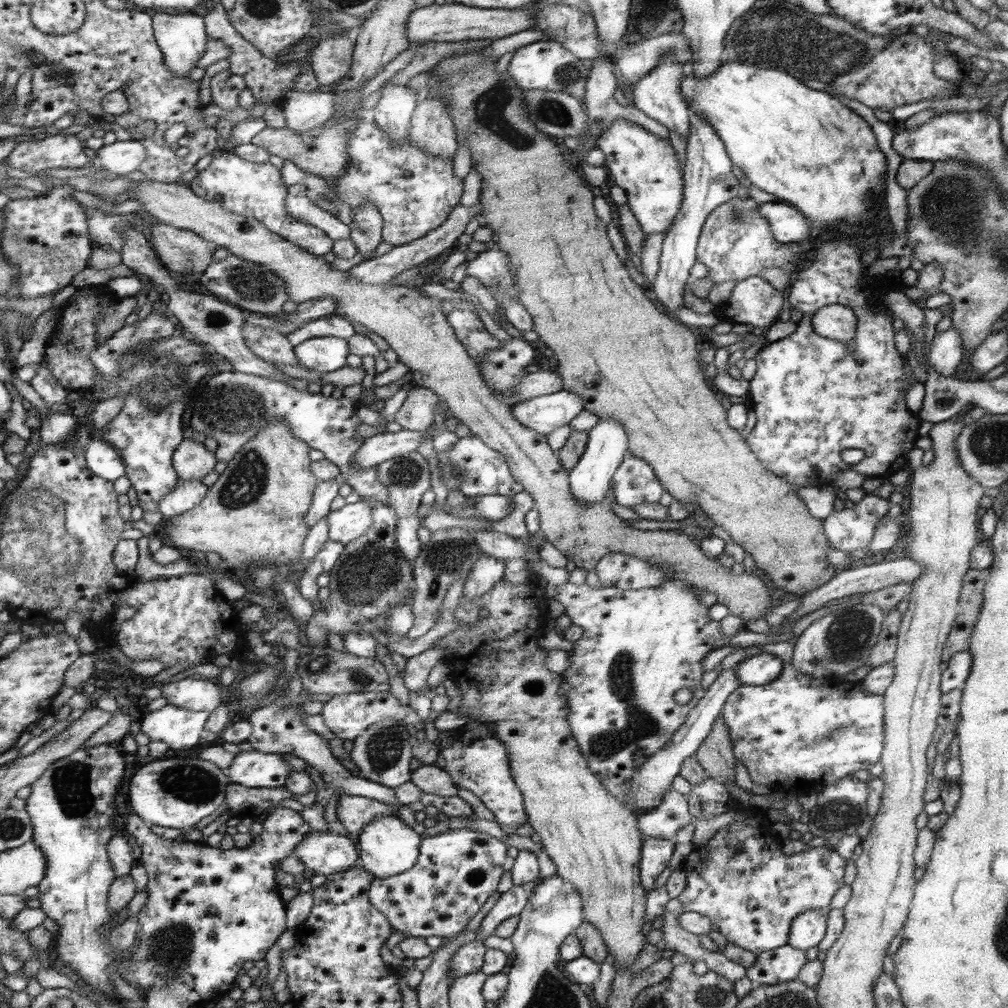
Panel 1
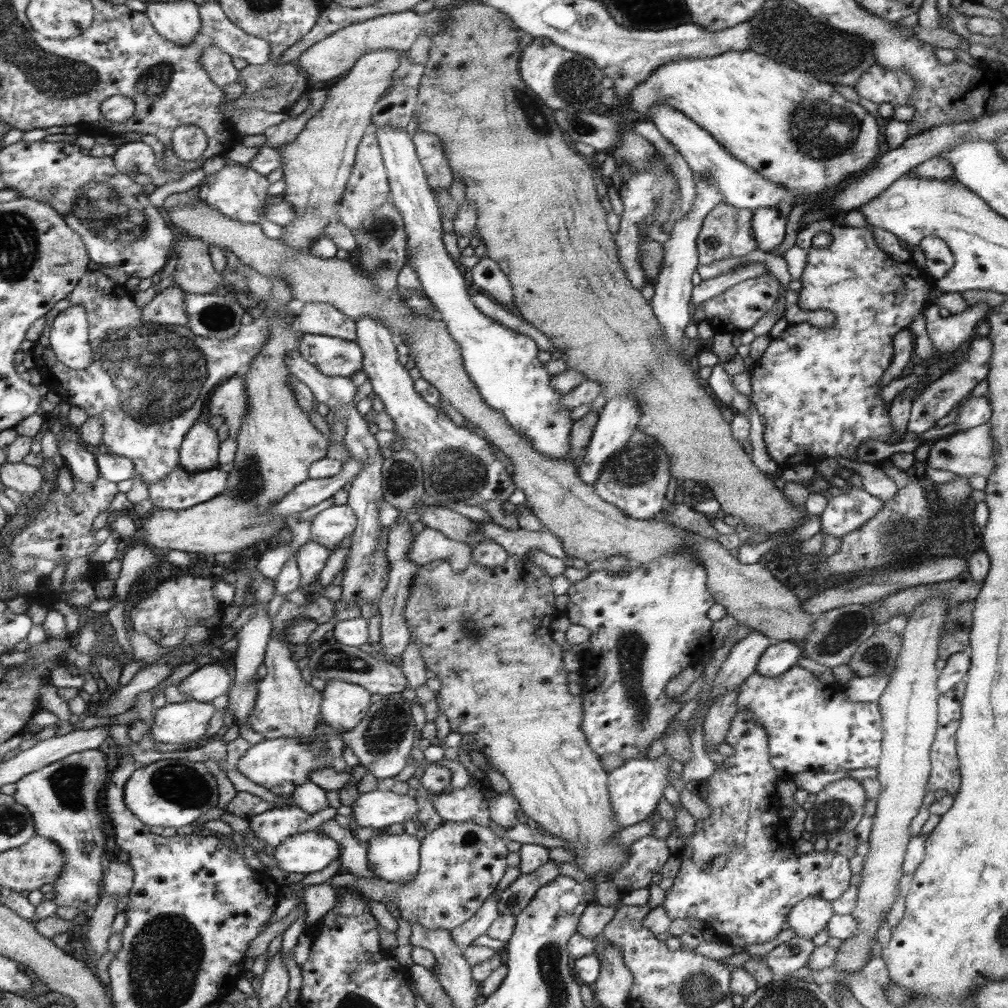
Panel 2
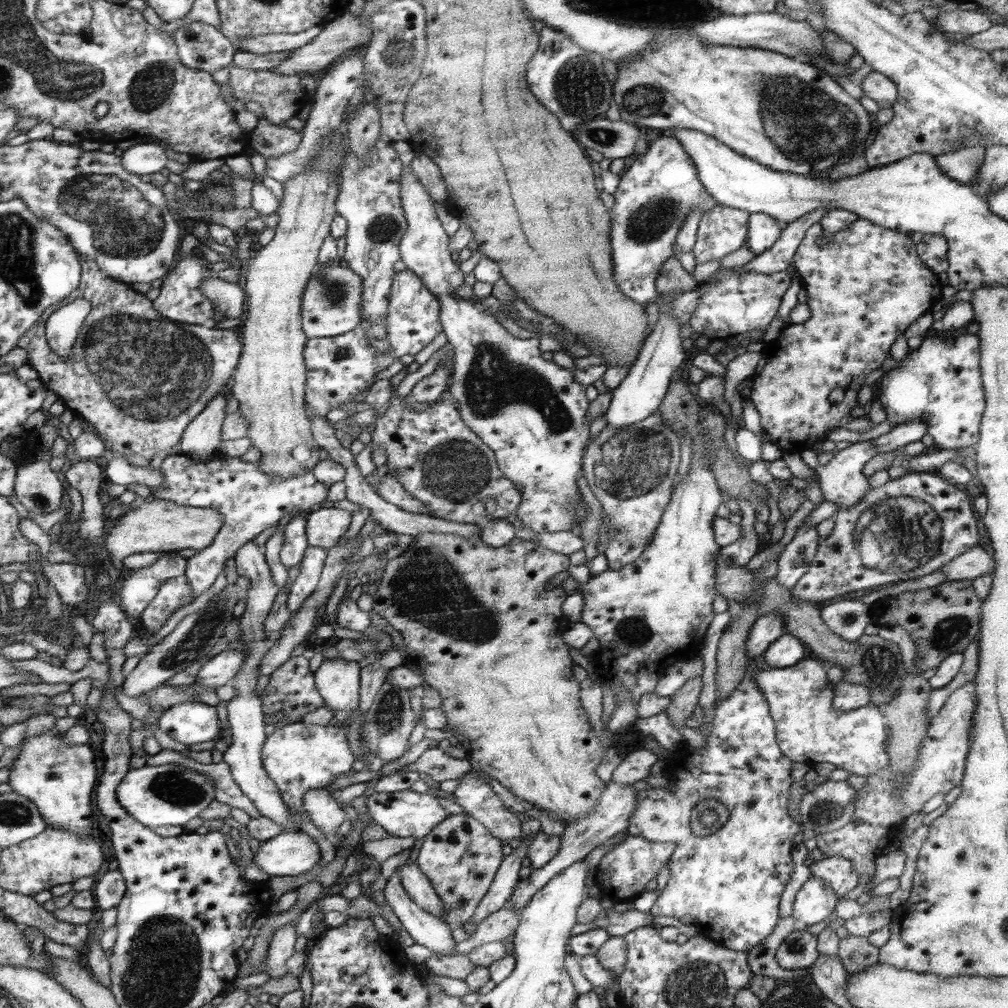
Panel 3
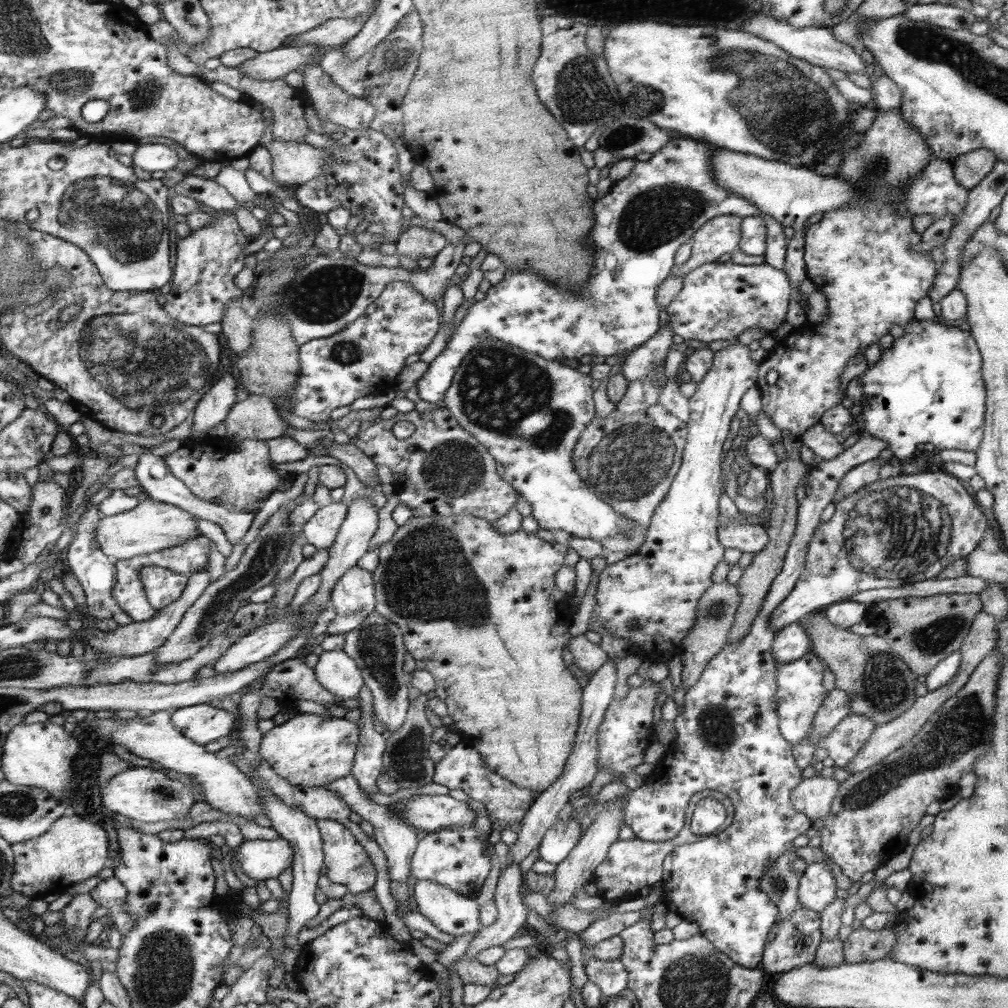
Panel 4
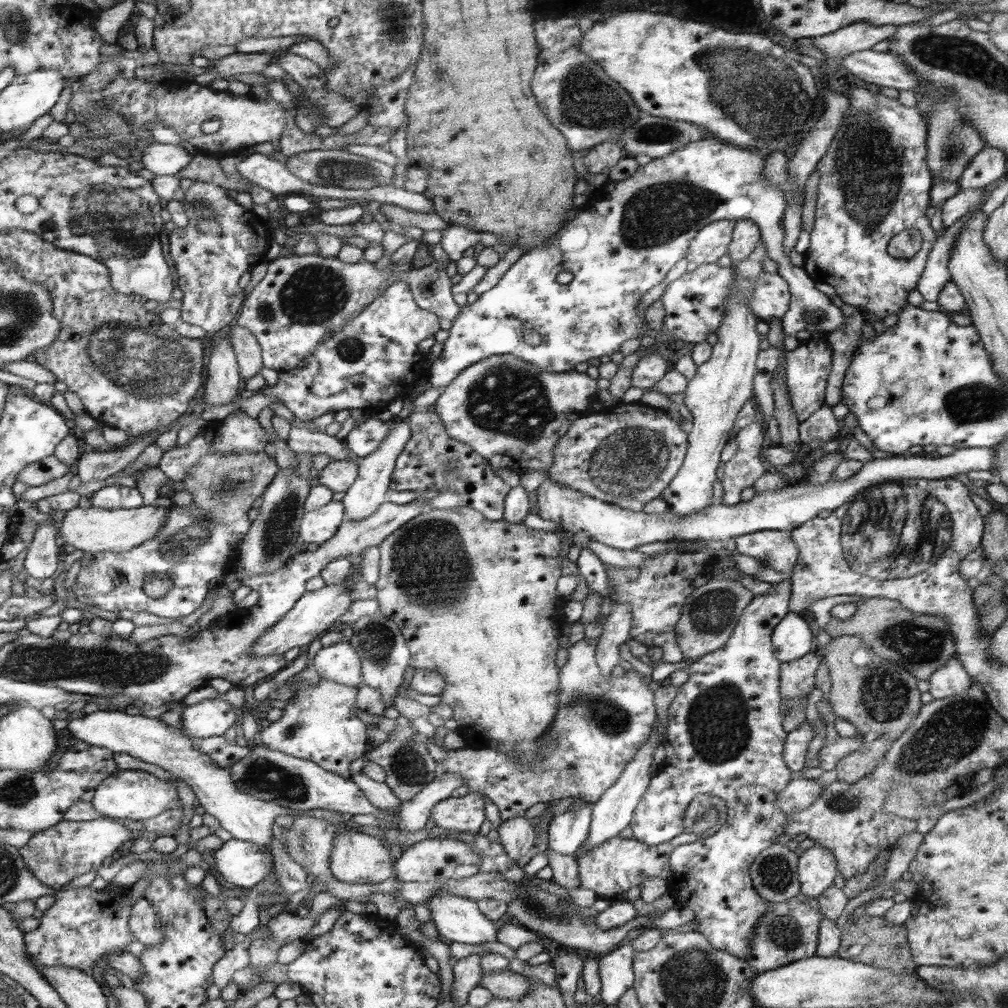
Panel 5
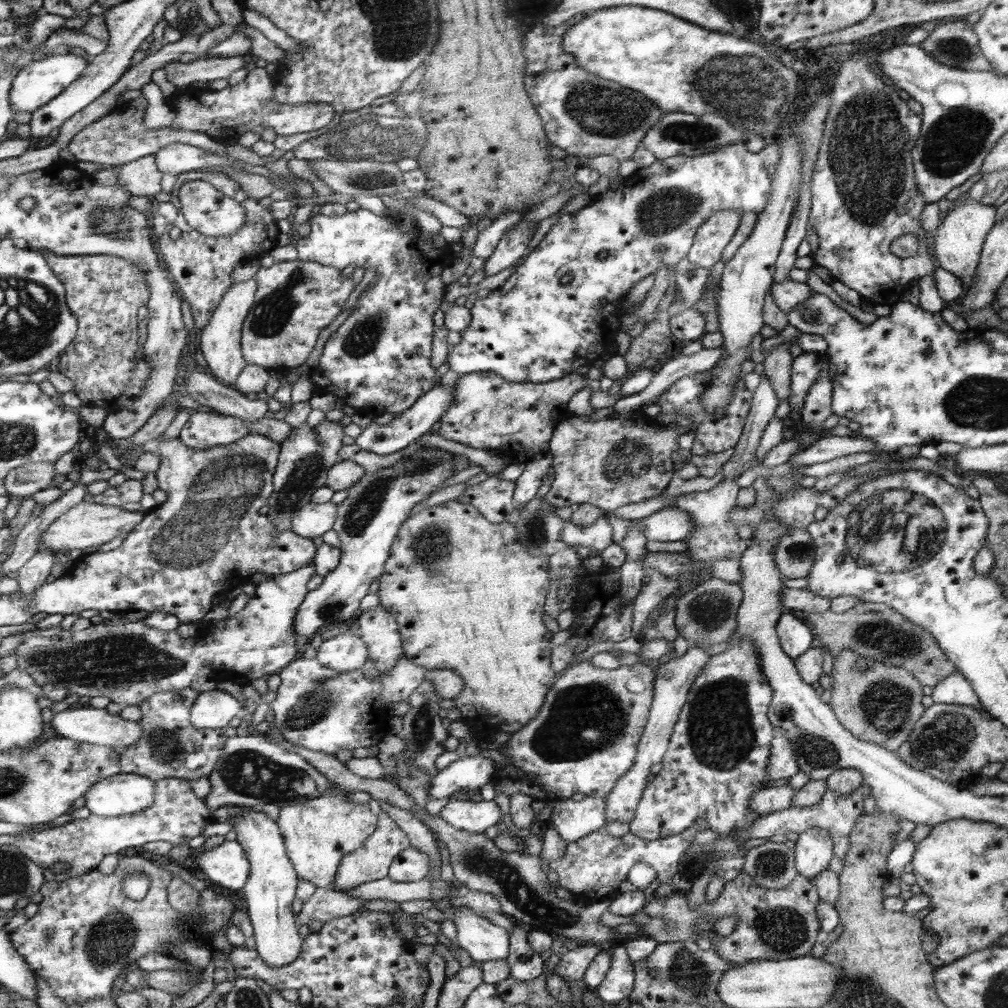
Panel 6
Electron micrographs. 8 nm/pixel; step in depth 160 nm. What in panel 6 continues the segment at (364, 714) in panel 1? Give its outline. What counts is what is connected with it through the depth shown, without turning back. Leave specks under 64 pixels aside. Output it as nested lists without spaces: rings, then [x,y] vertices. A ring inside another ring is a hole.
[[[347,630],[334,638],[324,640],[317,651],[318,663],[338,673],[358,670],[369,658],[369,644],[361,636],[352,635]]]

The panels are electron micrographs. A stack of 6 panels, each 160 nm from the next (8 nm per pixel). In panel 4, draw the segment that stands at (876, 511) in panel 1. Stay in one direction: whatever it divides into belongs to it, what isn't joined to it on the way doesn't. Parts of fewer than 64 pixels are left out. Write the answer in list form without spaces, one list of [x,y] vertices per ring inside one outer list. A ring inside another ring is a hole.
[[[820,421],[800,434],[803,444],[812,449],[815,456],[824,460],[836,458],[845,449],[836,438],[837,435],[826,429],[826,426],[822,425]]]

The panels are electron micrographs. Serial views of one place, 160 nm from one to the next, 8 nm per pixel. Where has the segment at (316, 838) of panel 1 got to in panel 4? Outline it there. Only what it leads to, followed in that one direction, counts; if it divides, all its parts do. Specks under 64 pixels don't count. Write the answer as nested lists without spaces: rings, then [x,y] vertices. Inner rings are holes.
[[[282,837],[275,840],[245,840],[238,849],[240,868],[254,880],[277,878],[281,872],[293,865],[293,847]]]

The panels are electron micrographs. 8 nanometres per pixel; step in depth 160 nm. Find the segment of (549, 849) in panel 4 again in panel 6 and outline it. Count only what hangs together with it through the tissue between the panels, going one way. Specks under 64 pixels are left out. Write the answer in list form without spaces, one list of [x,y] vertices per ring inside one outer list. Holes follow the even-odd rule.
[[[605,797],[556,800],[550,822],[567,843],[580,840],[580,837],[601,830],[607,824]]]

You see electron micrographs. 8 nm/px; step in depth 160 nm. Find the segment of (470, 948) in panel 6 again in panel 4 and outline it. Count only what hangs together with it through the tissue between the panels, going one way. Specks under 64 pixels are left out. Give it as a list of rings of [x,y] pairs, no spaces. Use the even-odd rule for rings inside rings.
[[[417,880],[414,900],[418,913],[430,919],[442,932],[459,937],[476,934],[481,928],[475,896],[464,896],[434,881]]]

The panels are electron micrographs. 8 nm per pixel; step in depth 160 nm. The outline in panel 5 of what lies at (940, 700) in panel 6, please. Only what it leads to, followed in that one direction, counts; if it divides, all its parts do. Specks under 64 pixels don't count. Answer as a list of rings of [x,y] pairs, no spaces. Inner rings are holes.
[[[953,656],[928,678],[928,684],[930,685],[928,693],[934,700],[940,700],[970,690],[972,680],[962,668],[962,662],[958,662],[958,658]]]

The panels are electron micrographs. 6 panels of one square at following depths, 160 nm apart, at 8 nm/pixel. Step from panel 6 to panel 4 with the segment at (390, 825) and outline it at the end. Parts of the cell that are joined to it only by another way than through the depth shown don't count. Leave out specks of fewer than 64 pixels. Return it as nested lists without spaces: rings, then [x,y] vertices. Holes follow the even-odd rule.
[[[318,819],[318,828],[323,842],[324,862],[328,867],[326,876],[336,884],[343,884],[352,894],[359,894],[373,887],[376,882],[376,869],[364,847],[352,833],[337,820]]]

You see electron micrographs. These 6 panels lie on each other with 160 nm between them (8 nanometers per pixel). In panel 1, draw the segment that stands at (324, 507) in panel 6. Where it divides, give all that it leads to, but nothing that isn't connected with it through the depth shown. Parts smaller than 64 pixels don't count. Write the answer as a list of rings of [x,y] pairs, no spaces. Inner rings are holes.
[[[358,501],[344,505],[336,511],[330,511],[326,516],[328,519],[329,539],[347,545],[364,536],[373,526],[373,506],[366,501]]]

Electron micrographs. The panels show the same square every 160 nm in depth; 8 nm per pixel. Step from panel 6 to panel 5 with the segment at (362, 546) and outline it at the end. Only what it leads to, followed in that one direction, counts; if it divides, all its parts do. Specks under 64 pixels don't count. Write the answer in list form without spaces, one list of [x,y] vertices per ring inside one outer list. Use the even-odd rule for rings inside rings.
[[[352,564],[351,578],[341,580],[338,584],[326,585],[324,588],[316,592],[306,592],[304,596],[298,600],[297,604],[285,614],[282,621],[269,630],[261,640],[254,645],[254,655],[260,657],[272,657],[272,655],[284,655],[292,648],[300,647],[303,650],[310,646],[311,642],[318,640],[321,636],[333,629],[333,624],[338,622],[344,614],[348,612],[354,600],[352,590],[349,586],[357,584],[358,579],[362,579],[360,573],[361,565]]]

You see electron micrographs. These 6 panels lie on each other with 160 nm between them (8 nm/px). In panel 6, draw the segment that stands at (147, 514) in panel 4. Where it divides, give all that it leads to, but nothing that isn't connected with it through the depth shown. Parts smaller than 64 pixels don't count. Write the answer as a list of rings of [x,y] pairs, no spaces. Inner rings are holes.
[[[82,501],[48,525],[39,541],[41,548],[48,548],[54,553],[60,551],[67,553],[75,548],[83,551],[84,548],[90,548],[90,546],[102,546],[118,536],[127,537],[141,524],[145,515],[146,513],[142,511],[126,511],[122,507]]]

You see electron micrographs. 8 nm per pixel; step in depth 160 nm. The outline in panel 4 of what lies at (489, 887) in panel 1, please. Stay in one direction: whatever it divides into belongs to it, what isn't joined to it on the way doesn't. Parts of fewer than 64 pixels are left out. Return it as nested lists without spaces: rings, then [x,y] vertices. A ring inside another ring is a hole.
[[[474,824],[438,829],[418,841],[410,868],[417,880],[434,881],[458,894],[477,896],[492,868],[486,848],[488,841],[482,836],[478,838]]]

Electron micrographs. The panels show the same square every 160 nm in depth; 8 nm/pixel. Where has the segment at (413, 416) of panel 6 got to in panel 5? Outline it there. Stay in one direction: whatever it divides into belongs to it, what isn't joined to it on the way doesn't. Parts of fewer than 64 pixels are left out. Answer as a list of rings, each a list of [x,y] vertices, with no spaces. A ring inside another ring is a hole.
[[[392,418],[388,424],[390,424],[390,432],[381,442],[381,448],[364,458],[357,457],[358,476],[341,500],[345,505],[344,519],[364,520],[374,514],[378,507],[384,503],[384,493],[392,484],[391,476],[394,474],[395,458],[402,452],[404,445],[412,436],[408,418],[405,420]]]

